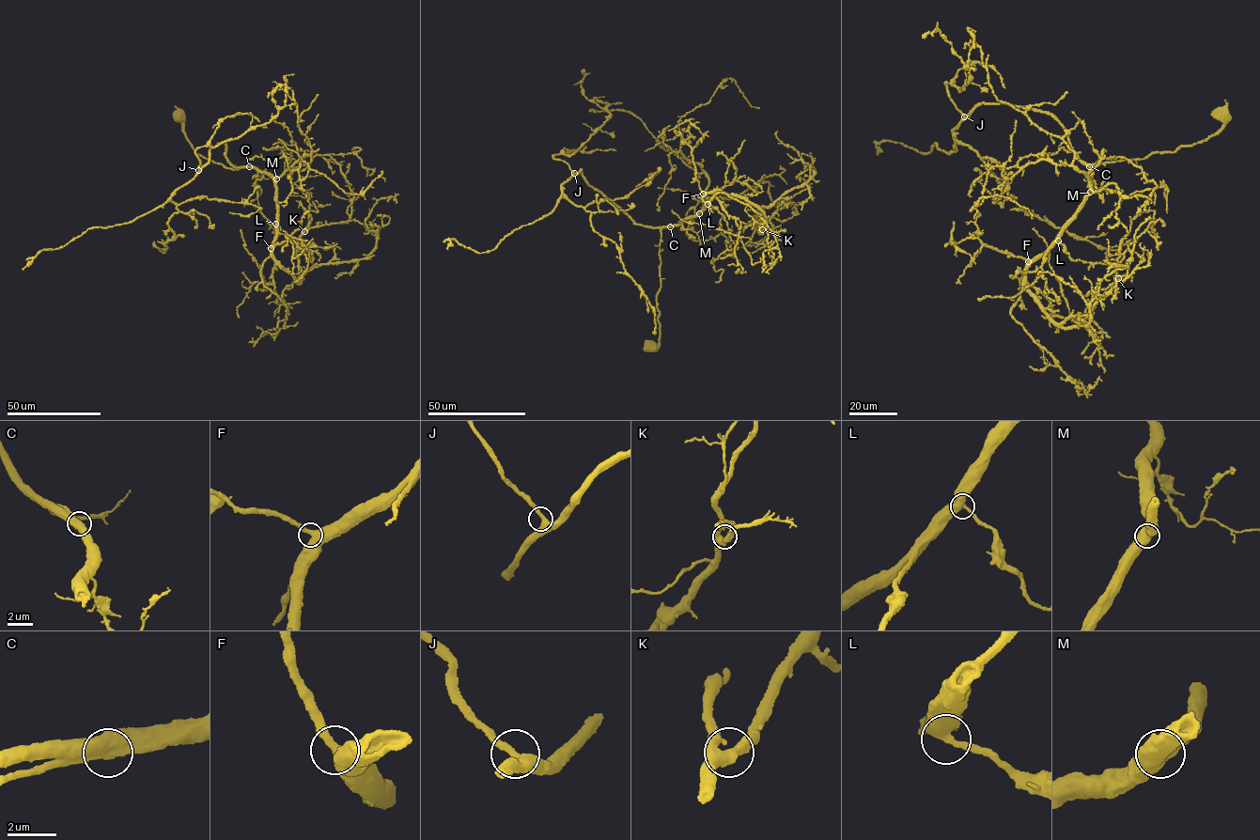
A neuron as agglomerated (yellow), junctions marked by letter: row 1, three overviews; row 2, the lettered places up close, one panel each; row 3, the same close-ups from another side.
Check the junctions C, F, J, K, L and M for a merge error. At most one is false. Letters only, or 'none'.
none

